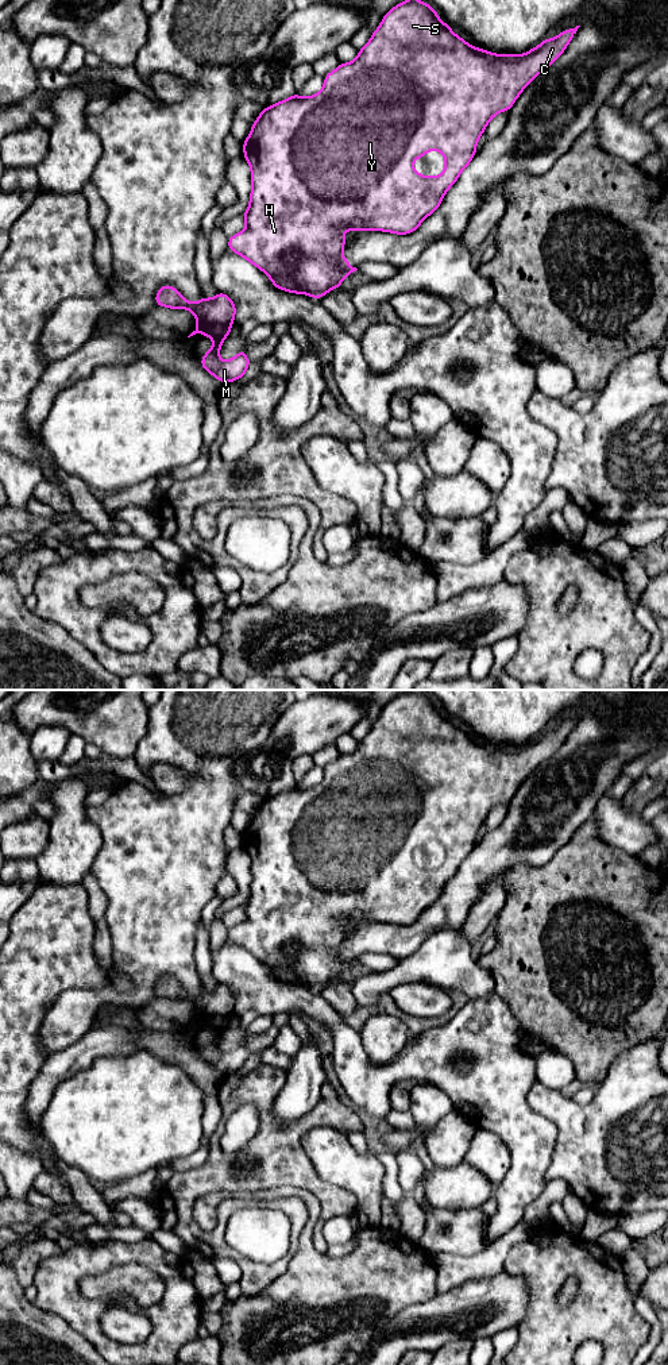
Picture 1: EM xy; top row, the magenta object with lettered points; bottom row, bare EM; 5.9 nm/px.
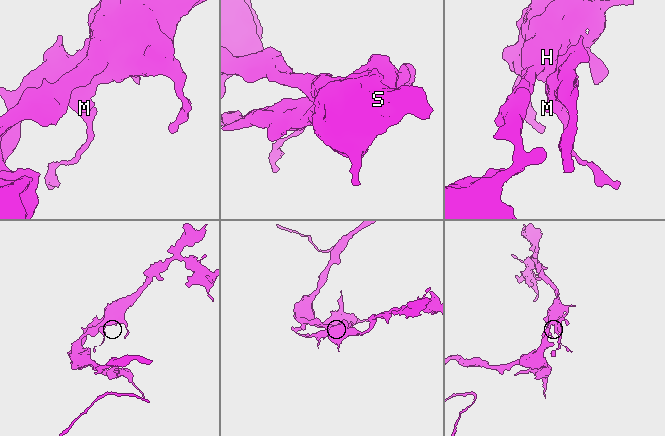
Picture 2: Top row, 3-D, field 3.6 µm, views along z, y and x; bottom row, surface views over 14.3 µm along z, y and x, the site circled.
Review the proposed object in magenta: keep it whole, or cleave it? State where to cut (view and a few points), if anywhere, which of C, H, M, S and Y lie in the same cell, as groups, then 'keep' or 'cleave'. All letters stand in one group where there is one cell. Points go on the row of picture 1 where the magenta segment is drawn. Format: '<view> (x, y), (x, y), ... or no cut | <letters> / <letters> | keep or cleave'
xy (288, 251), (293, 251), (297, 255), (293, 278), (302, 292) | C H S Y / M | cleave

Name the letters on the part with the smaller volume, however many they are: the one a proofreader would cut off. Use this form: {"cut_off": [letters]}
{"cut_off": ["M"]}

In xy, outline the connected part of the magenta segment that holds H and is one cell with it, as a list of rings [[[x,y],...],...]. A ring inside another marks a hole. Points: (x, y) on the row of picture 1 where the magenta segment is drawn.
[[[408,0],[397,4],[383,16],[379,27],[372,32],[371,39],[359,50],[356,59],[340,63],[324,77],[324,86],[318,93],[309,97],[301,97],[294,92],[291,97],[278,101],[274,105],[265,107],[256,117],[255,123],[251,126],[250,135],[243,140],[243,157],[251,167],[252,185],[250,205],[243,213],[246,230],[228,236],[227,247],[246,258],[263,273],[271,275],[285,275],[287,273],[287,269],[285,267],[285,255],[287,252],[296,252],[298,255],[298,263],[293,269],[293,278],[301,285],[302,293],[314,300],[318,300],[332,289],[343,286],[341,281],[358,270],[356,267],[341,269],[339,266],[339,258],[345,247],[344,232],[347,230],[354,230],[356,232],[372,230],[397,235],[414,232],[418,225],[440,207],[444,194],[472,161],[476,154],[479,136],[484,132],[489,122],[497,113],[510,111],[521,92],[564,53],[579,27],[580,26],[564,30],[556,38],[548,38],[521,55],[494,54],[474,47],[463,38],[457,36],[447,23],[440,20],[439,14],[429,4],[420,0]],[[430,150],[440,151],[445,159],[444,171],[436,177],[418,174],[412,166],[416,159],[424,157]]]

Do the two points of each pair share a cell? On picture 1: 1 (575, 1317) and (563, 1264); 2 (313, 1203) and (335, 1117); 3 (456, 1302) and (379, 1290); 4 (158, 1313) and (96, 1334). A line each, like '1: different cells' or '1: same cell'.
1: same cell
2: different cells
3: different cells
4: same cell

